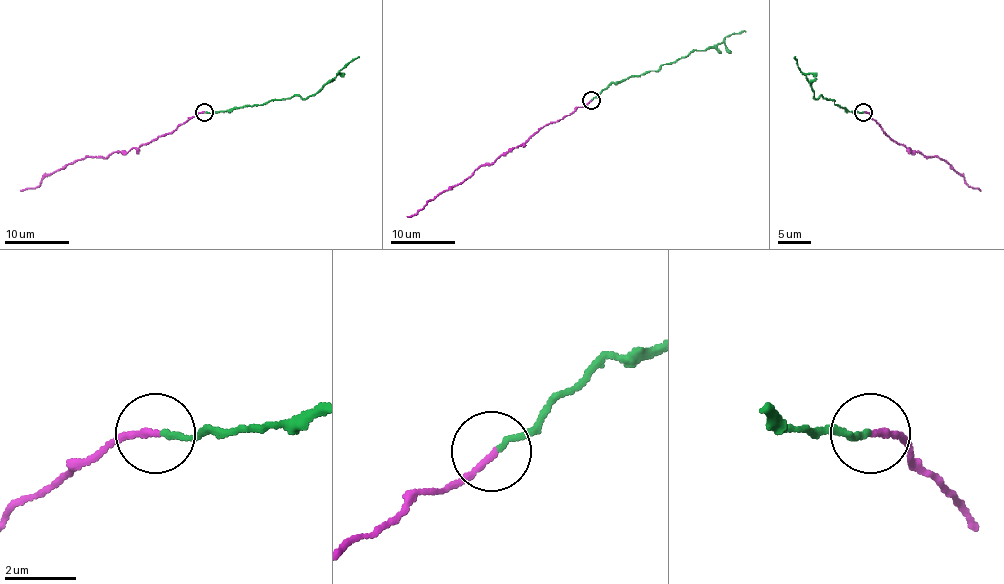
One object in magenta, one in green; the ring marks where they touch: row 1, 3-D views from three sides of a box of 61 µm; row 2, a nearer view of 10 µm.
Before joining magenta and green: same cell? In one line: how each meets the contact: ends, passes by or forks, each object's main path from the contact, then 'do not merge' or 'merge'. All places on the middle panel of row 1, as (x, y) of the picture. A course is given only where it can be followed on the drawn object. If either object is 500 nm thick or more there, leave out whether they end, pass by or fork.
magenta ends | green ends | magenta via (591, 100), (560, 119), (539, 128), (523, 144), (504, 152), (491, 163), (481, 165), (465, 179), (406, 217) | green via (591, 100), (612, 82), (675, 63), (693, 51), (712, 48), (732, 34), (745, 30) | do not merge

